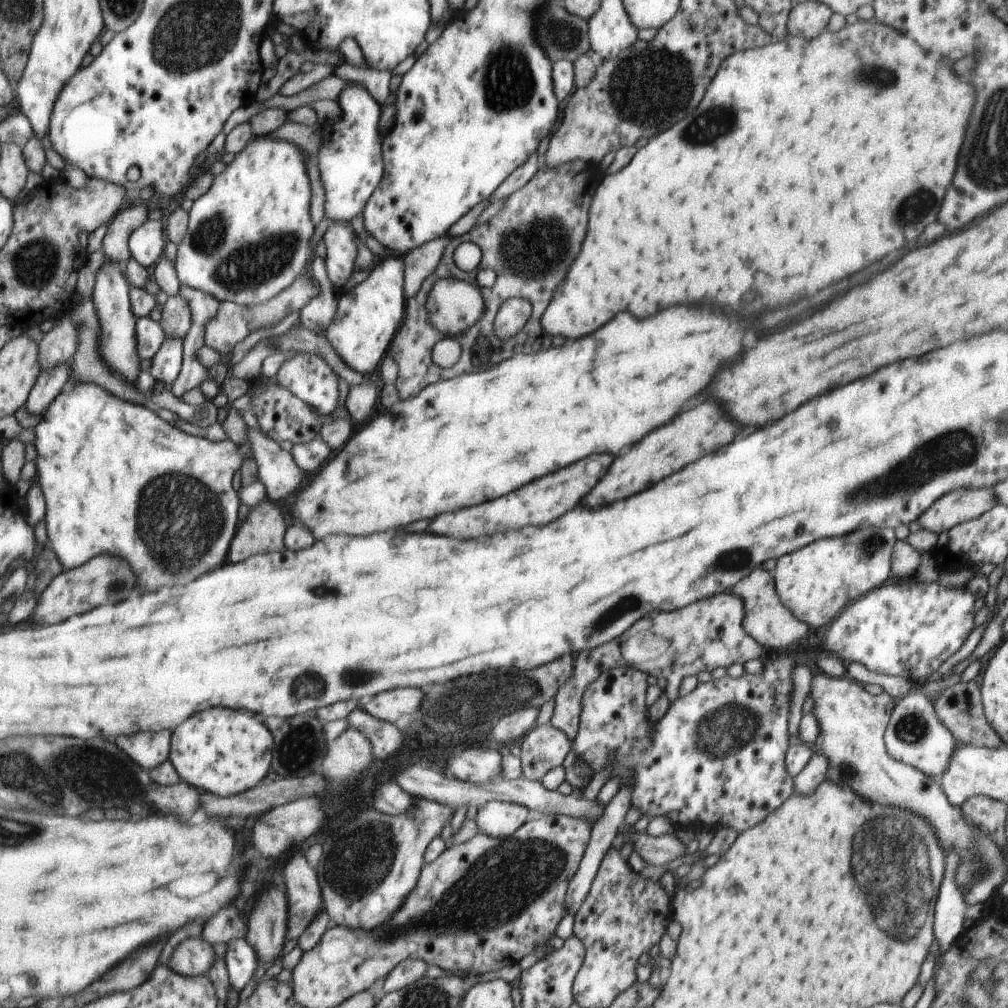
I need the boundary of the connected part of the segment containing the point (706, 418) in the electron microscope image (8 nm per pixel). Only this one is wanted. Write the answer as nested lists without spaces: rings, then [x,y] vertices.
[[[712,400],[702,402],[696,408],[680,414],[676,420],[672,420],[664,428],[650,432],[644,440],[634,444],[626,454],[618,456],[612,462],[612,468],[606,472],[606,476],[592,488],[592,492],[588,492],[586,502],[590,508],[598,508],[598,506],[608,506],[618,500],[640,494],[648,490],[652,484],[682,470],[690,462],[696,462],[704,454],[716,452],[720,444],[724,446],[730,444],[738,432],[740,432],[740,426],[728,420],[724,410],[716,402]]]

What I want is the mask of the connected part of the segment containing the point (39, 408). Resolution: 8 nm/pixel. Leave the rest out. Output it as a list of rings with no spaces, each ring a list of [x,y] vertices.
[[[70,363],[42,371],[39,381],[35,384],[27,401],[26,410],[35,415],[44,415],[50,404],[60,395],[60,392],[70,382]]]

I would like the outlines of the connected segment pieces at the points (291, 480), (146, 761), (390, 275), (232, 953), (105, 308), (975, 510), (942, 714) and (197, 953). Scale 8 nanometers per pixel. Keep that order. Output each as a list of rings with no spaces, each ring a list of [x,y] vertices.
[[[248,427],[248,442],[252,444],[253,460],[257,465],[258,481],[264,484],[268,498],[272,500],[282,500],[286,498],[302,482],[304,478],[304,472],[296,465],[296,462],[292,459],[291,452],[282,450],[280,444],[264,435],[260,430],[255,430]]]
[[[138,732],[136,736],[120,736],[118,748],[142,769],[153,770],[169,760],[172,732]]]
[[[400,258],[378,261],[370,276],[339,298],[338,310],[326,331],[327,342],[343,364],[368,378],[387,356],[390,344],[405,318],[408,300],[403,288],[404,262]]]
[[[232,940],[225,957],[226,969],[232,989],[241,993],[256,972],[259,961],[246,940]]]
[[[106,260],[95,277],[94,302],[103,328],[102,342],[99,344],[101,356],[116,375],[136,388],[136,380],[141,372],[136,338],[137,318],[131,308],[130,286],[126,284],[125,273],[122,265]]]
[[[994,487],[980,488],[980,490],[962,488],[936,500],[916,521],[922,530],[940,534],[963,522],[974,520],[996,505]]]
[[[974,680],[970,682],[959,682],[951,688],[940,692],[936,703],[933,704],[937,720],[946,726],[957,744],[972,744],[973,746],[991,747],[996,749],[1004,745],[999,735],[992,729],[986,719],[981,702],[981,686]]]
[[[190,938],[176,948],[168,966],[176,968],[176,973],[186,977],[205,976],[215,964],[216,958],[210,944],[202,942],[200,938]]]

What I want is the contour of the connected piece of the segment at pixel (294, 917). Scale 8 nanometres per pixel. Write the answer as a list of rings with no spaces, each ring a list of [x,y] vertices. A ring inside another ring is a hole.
[[[302,854],[286,862],[284,878],[290,904],[287,940],[297,940],[323,910],[322,890],[316,872]]]

